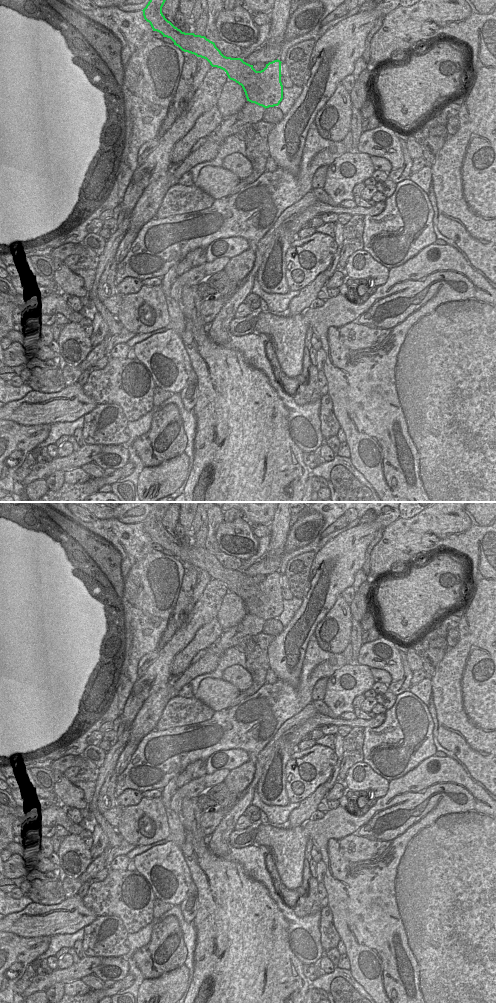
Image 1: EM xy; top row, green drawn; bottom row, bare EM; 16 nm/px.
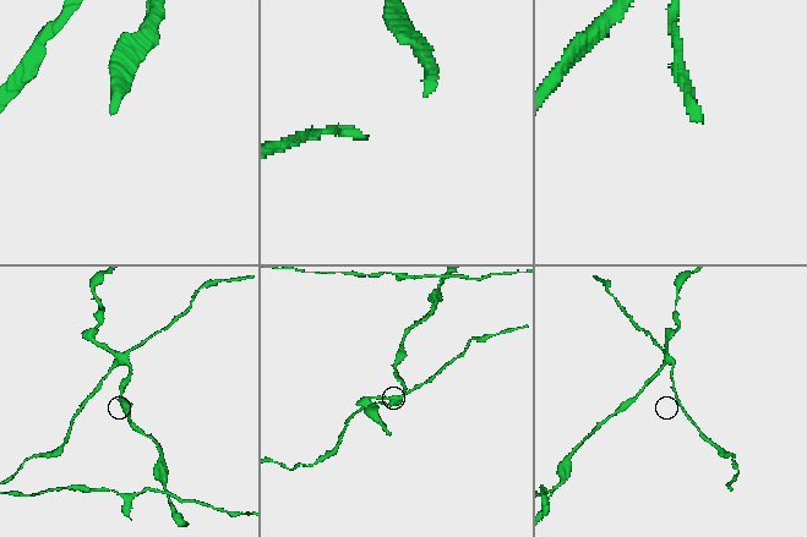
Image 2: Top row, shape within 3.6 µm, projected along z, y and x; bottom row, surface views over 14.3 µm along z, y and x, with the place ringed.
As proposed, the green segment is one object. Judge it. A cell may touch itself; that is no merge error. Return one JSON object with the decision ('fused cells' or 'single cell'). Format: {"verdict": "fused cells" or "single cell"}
{"verdict": "fused cells"}

